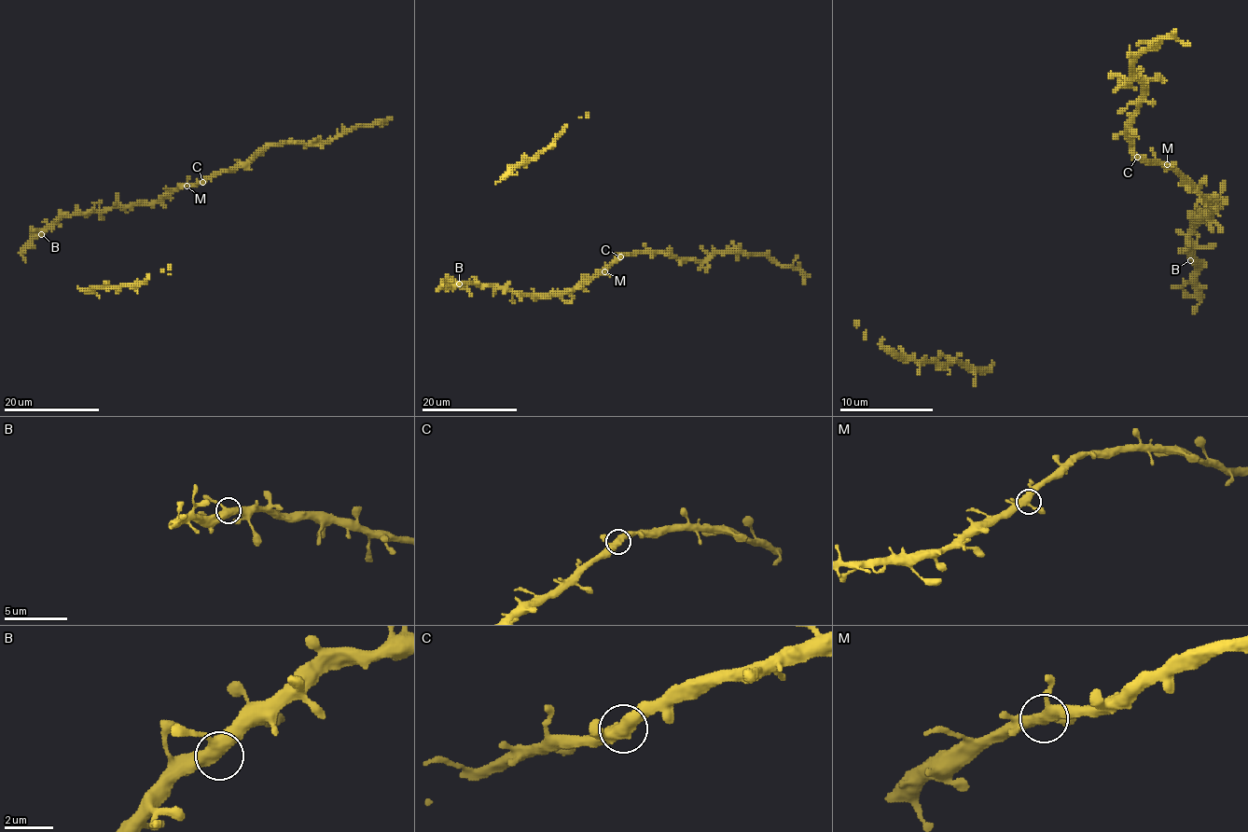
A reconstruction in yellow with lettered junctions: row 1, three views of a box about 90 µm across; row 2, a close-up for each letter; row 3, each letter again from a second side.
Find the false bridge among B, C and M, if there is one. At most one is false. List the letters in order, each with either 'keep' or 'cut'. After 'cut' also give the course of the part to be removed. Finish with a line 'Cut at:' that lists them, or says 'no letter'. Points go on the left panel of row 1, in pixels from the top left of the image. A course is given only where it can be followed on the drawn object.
B: keep
C: keep
M: keep
Cut at: no letter

